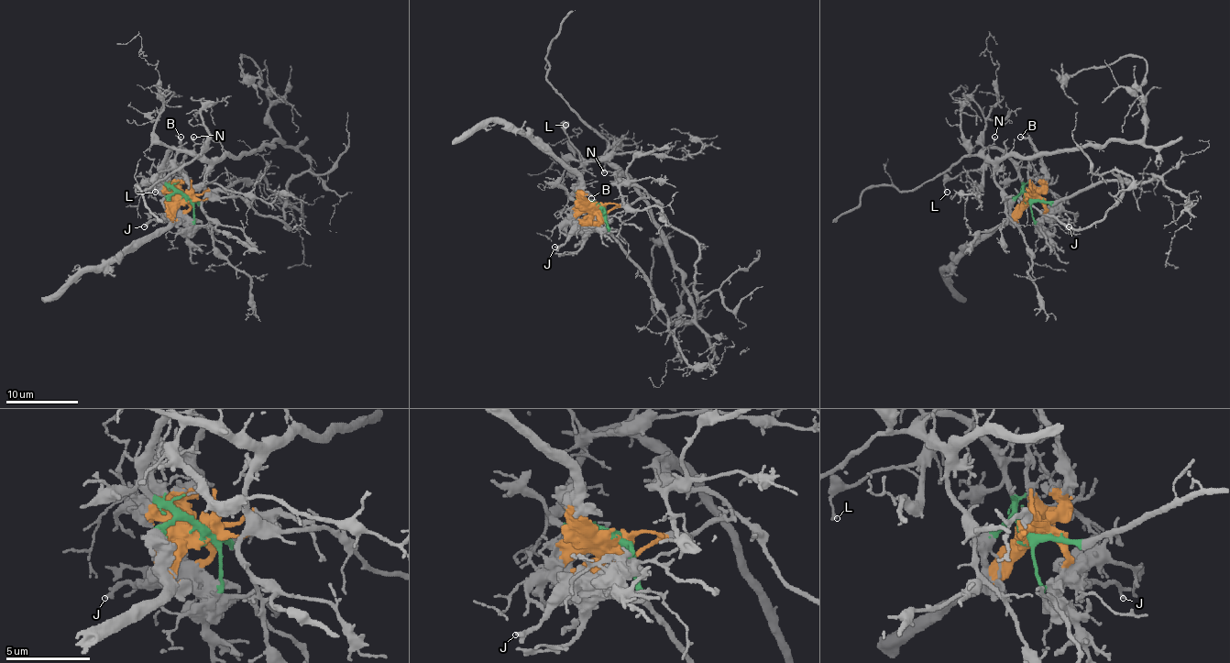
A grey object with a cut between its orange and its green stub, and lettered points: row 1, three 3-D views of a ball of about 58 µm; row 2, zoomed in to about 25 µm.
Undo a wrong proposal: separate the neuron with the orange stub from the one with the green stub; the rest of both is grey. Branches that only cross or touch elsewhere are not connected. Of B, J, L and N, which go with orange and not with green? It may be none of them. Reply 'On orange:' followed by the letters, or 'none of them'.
On orange: B, J

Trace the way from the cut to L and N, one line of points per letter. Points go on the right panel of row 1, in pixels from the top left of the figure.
L: (1026, 200), (1019, 171), (998, 149), (985, 150), (985, 161), (978, 169), (950, 178), (943, 185), (947, 193)
N: (1026, 200), (1019, 171), (998, 149), (983, 150), (994, 141), (994, 136)

